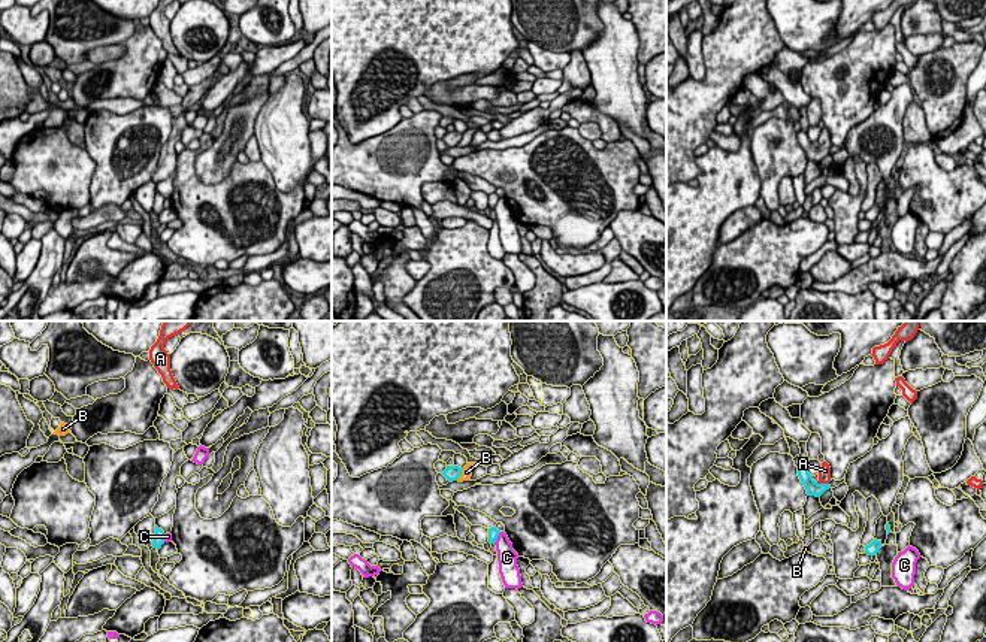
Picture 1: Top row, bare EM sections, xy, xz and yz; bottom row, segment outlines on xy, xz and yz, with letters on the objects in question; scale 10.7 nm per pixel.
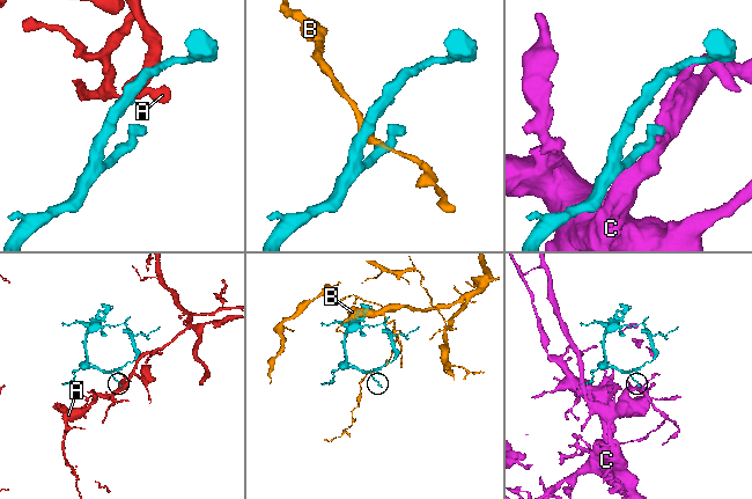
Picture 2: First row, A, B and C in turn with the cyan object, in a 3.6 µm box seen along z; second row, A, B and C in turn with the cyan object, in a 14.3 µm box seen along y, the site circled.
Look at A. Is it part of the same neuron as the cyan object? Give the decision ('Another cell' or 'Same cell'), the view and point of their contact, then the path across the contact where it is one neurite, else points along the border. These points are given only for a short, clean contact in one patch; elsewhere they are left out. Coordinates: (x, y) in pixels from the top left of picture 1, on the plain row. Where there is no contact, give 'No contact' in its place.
Same cell. Touches cyan at yz (822, 150). Path across: yz (813, 154), (822, 150), (825, 136)

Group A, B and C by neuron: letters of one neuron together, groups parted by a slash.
A / B / C

